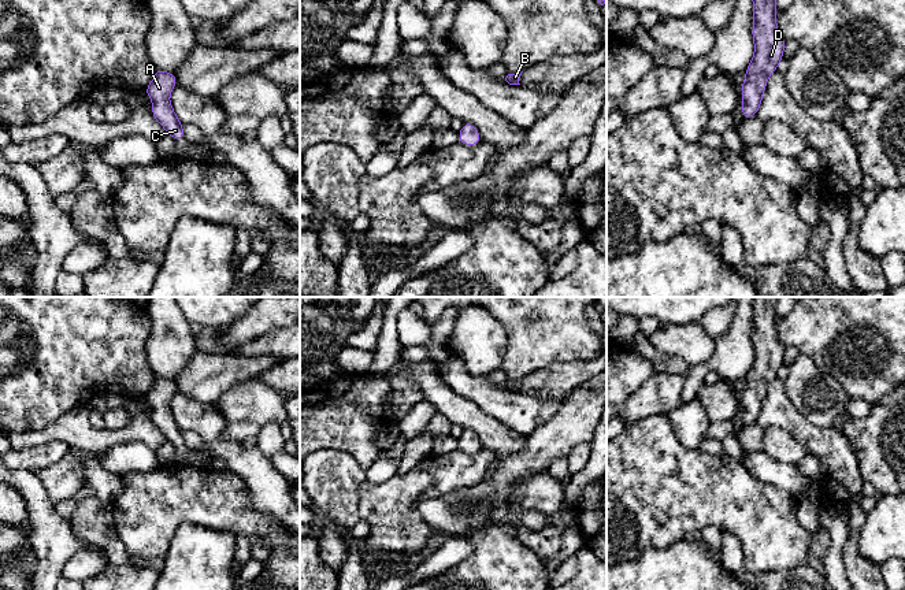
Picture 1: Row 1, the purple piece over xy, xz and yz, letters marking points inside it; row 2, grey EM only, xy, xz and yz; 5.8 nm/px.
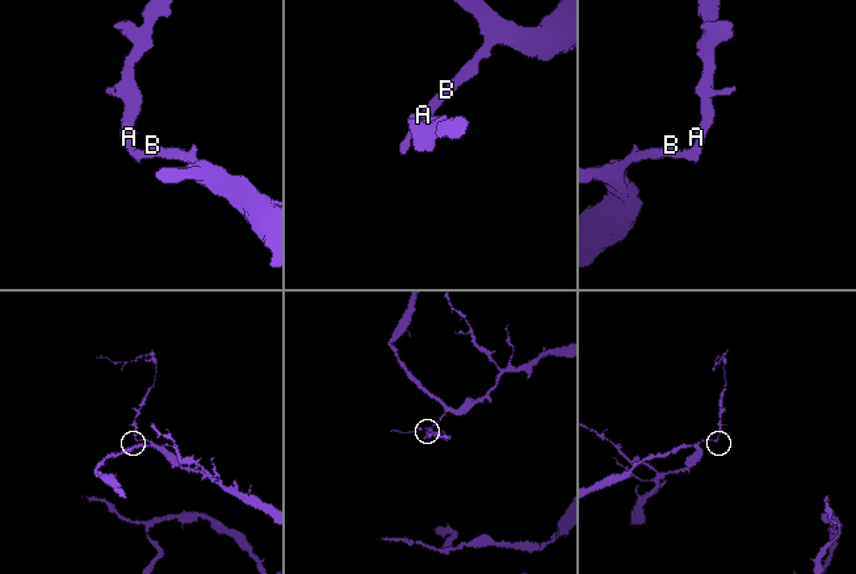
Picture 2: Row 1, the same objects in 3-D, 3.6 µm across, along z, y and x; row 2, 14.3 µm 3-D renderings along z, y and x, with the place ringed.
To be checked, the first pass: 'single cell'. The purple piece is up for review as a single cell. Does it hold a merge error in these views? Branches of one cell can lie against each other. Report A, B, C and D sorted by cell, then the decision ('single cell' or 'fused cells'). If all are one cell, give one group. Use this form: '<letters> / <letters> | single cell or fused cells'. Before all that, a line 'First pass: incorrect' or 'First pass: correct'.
First pass: correct
A B C D | single cell

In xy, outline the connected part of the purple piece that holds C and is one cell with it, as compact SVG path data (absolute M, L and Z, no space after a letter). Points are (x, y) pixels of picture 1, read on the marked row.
M155 68L155 77L146 86L145 92L153 105L153 118L166 129L166 131L175 140L185 138L182 123L178 120L168 99L174 86L178 84L175 74Z

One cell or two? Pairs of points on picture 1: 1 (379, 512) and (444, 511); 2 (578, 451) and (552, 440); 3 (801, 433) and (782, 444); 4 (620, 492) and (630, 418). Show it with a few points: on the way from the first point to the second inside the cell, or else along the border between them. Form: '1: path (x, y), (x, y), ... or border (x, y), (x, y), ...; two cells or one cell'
1: border (445, 493), (416, 503), (419, 515), (438, 531); two cells
2: border (589, 441), (579, 442), (566, 456); two cells
3: border (764, 427), (785, 427), (807, 451); two cells
4: border (659, 414), (645, 416), (627, 427); two cells

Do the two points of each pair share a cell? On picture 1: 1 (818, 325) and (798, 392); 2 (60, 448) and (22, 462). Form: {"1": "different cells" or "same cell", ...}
{"1": "different cells", "2": "same cell"}

